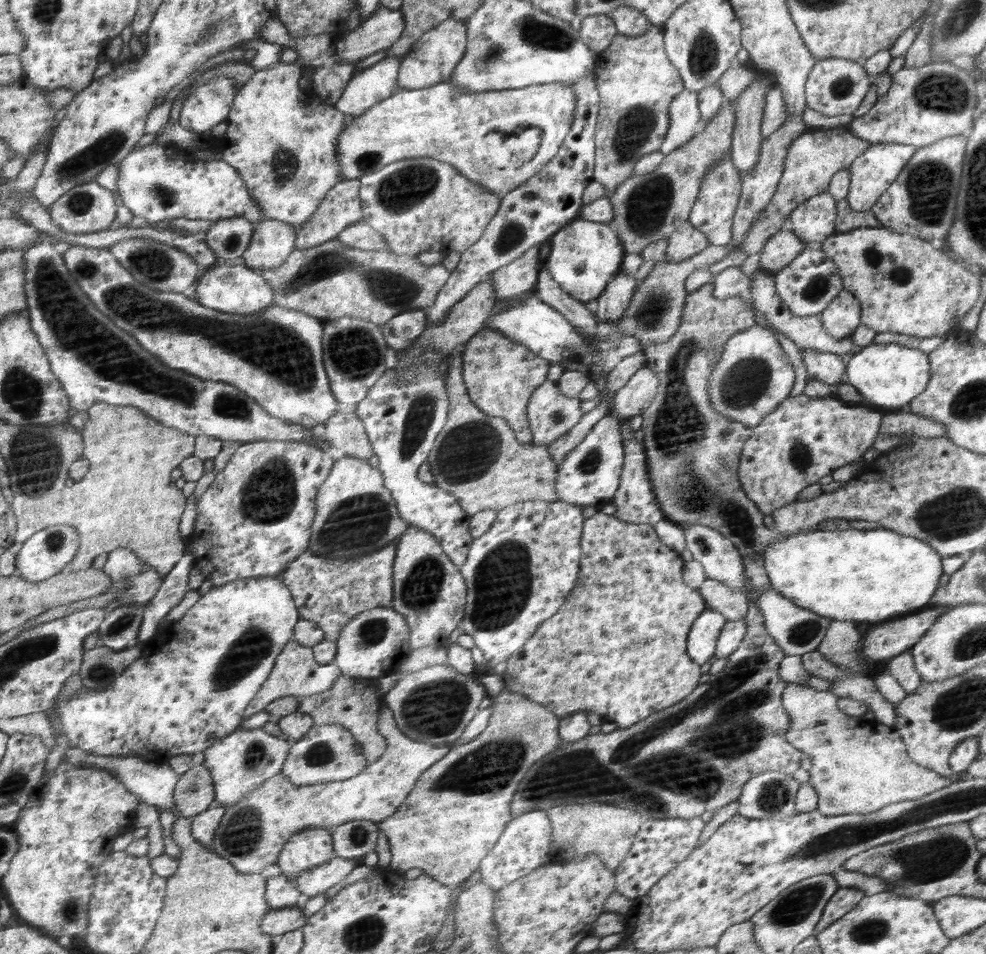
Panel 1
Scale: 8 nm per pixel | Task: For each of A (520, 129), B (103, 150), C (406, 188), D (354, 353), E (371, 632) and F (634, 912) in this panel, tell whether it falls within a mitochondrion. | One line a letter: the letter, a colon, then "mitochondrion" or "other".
A: mitochondrion
B: mitochondrion
C: mitochondrion
D: mitochondrion
E: mitochondrion
F: other

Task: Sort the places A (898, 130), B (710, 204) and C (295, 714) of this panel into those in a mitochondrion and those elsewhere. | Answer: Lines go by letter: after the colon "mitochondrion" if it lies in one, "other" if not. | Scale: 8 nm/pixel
A: other
B: other
C: other

